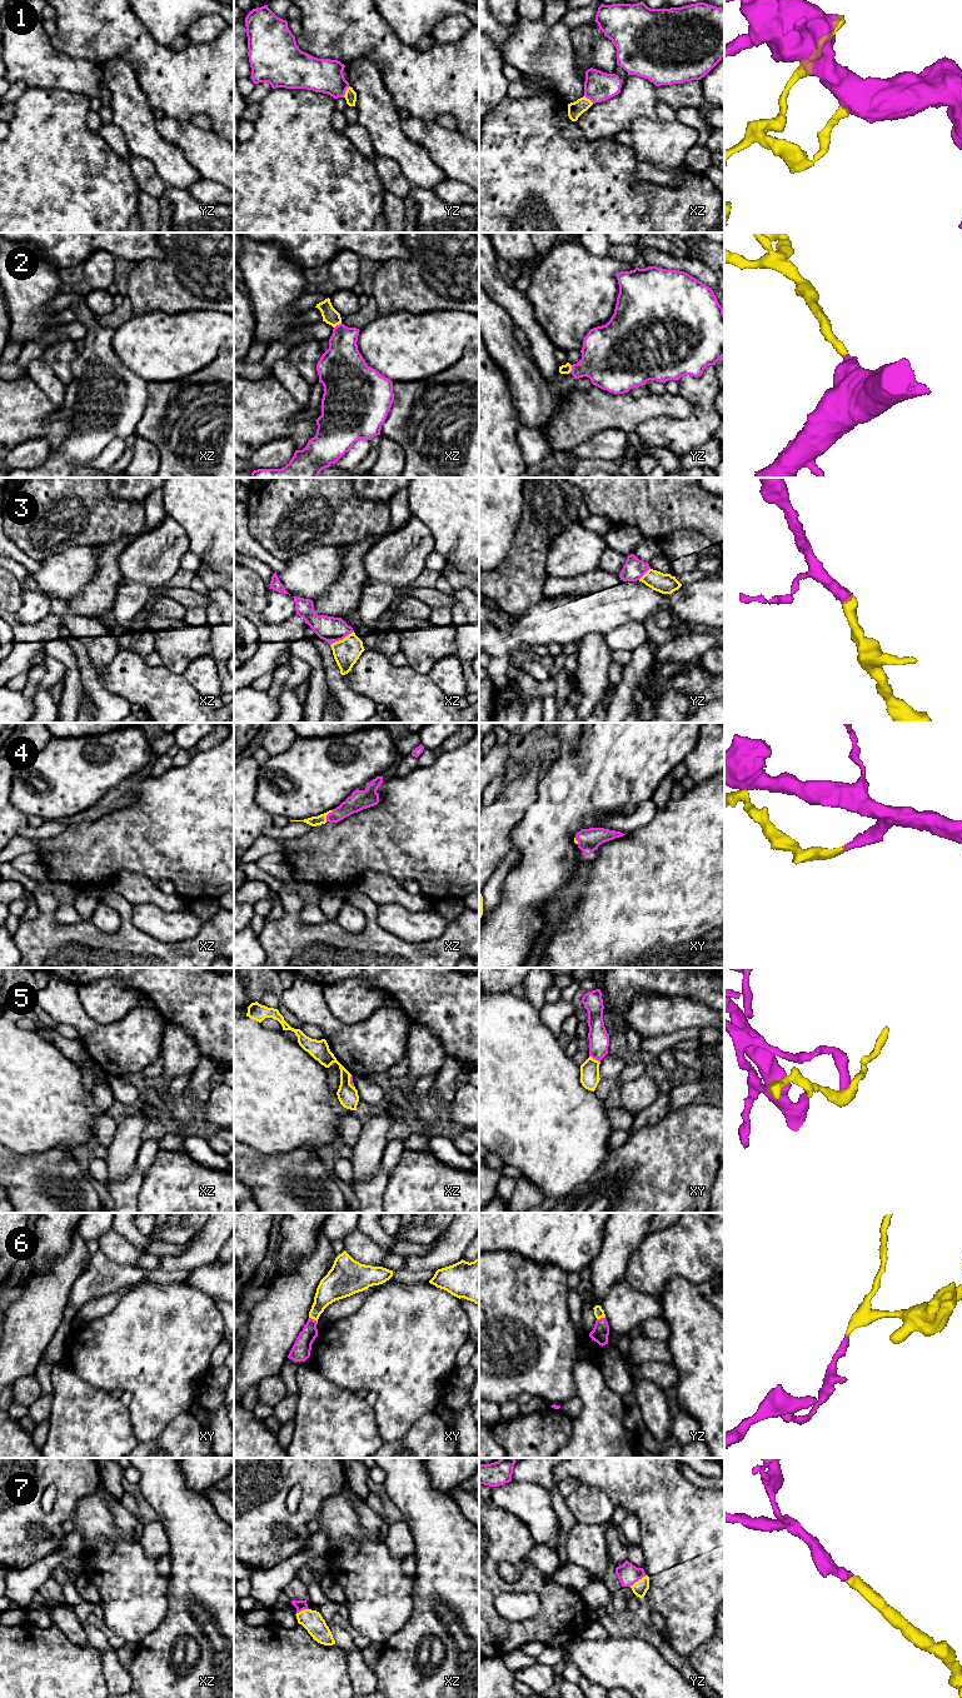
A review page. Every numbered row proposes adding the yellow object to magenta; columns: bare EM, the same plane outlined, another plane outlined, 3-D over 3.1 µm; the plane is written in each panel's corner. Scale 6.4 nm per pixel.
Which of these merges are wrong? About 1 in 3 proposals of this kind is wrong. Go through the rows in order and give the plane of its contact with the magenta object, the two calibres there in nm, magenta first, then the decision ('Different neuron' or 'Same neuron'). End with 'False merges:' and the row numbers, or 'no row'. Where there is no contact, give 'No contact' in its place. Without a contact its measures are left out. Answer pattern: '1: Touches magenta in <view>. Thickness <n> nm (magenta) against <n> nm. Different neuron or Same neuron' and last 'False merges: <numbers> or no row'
1: Touches magenta in yz. Thickness 220 nm (magenta) against 80 nm. Different neuron
2: Touches magenta in xz. Thickness 260 nm (magenta) against 100 nm. Same neuron
3: Touches magenta in xz. Thickness 160 nm (magenta) against 170 nm. Same neuron
4: Touches magenta in xz. Thickness 130 nm (magenta) against 70 nm. Different neuron
5: Touches magenta in xy. Thickness 130 nm (magenta) against 130 nm. Same neuron
6: Touches magenta in xy. Thickness 120 nm (magenta) against 180 nm. Same neuron
7: Touches magenta in yz. Thickness 140 nm (magenta) against 100 nm. Same neuron
False merges: 1, 4

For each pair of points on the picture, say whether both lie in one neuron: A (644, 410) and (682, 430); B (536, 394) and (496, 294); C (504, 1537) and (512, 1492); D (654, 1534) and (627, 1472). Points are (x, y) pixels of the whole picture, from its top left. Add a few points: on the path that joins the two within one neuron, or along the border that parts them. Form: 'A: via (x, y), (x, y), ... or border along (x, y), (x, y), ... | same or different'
A: border along (687, 416), (653, 416), (643, 421), (636, 432) | different
B: border along (492, 299), (508, 314), (516, 325) | different
C: border along (492, 1501), (513, 1513), (529, 1531) | different
D: via (654, 1519), (654, 1499), (642, 1487) | same

